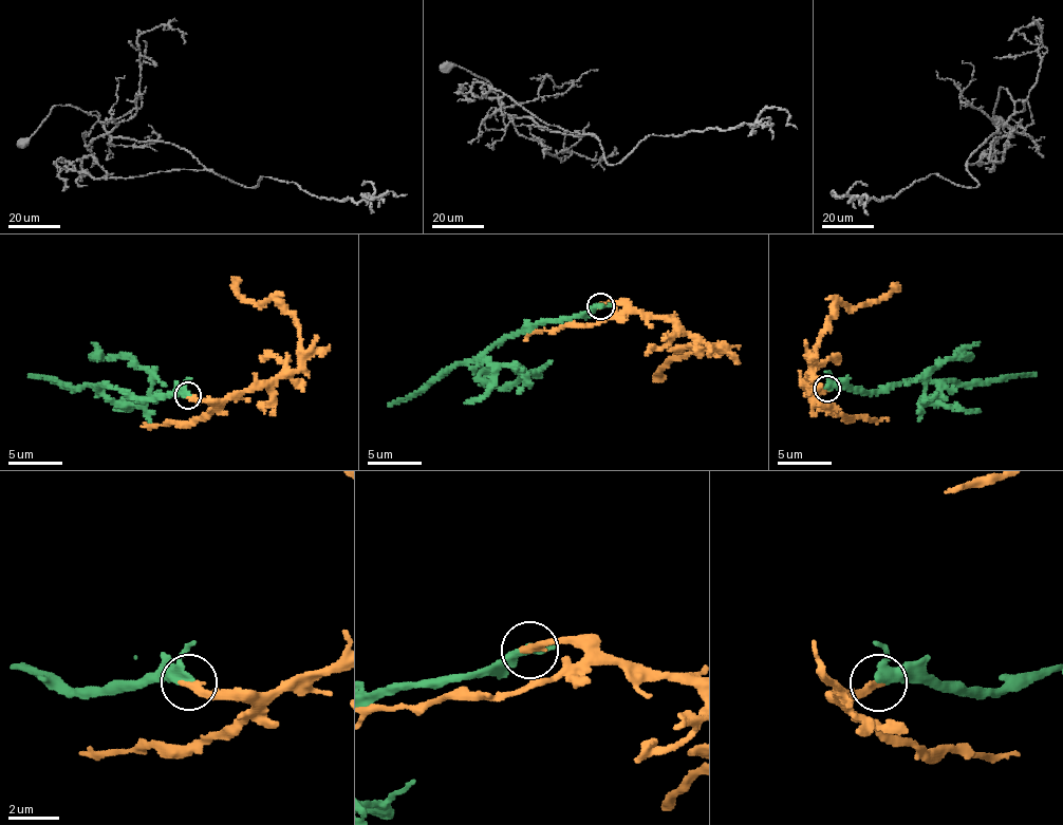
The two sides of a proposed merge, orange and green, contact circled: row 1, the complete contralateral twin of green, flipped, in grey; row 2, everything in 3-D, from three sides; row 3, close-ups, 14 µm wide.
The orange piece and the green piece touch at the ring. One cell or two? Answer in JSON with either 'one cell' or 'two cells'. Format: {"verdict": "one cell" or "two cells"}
{"verdict": "one cell"}

